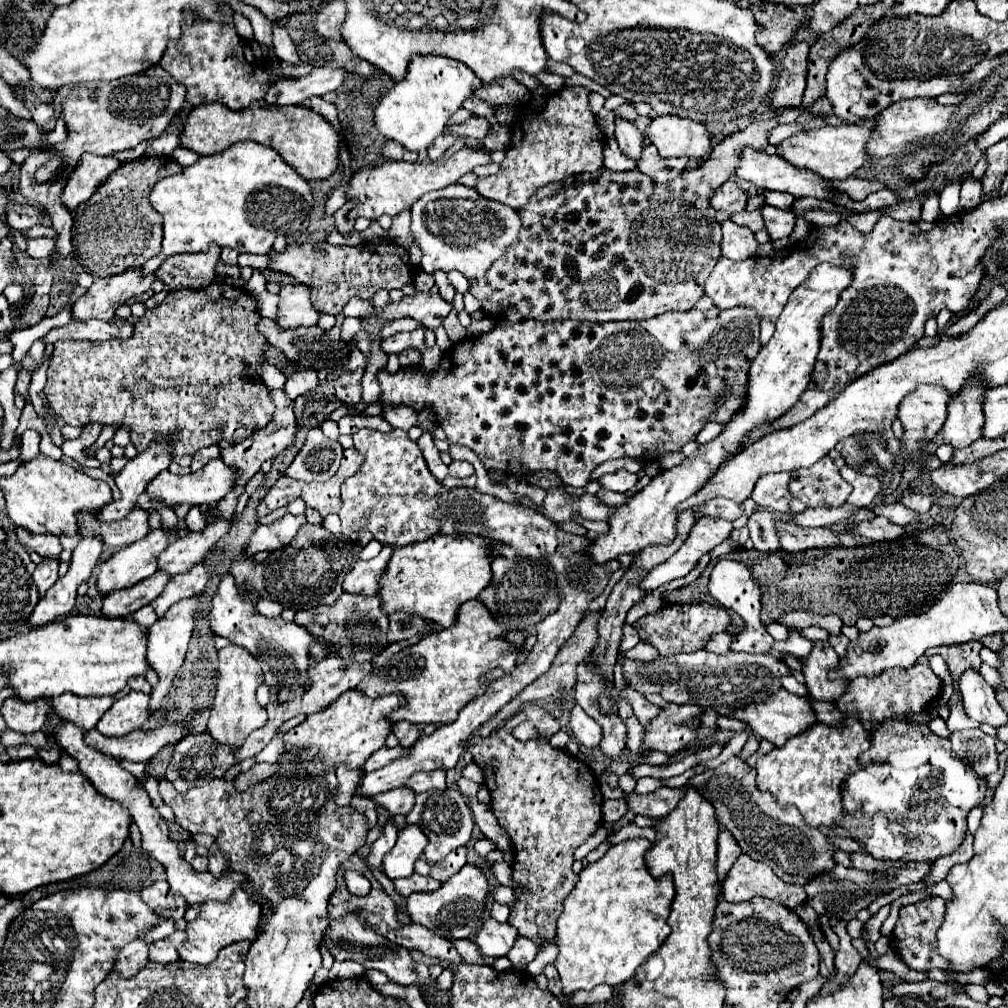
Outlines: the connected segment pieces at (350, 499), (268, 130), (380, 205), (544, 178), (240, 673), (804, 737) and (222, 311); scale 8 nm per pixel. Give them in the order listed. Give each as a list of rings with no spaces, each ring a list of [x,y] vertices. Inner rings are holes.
[[[359,430],[357,434],[353,434],[353,442],[355,442],[355,448],[363,454],[365,462],[361,464],[361,468],[357,470],[357,474],[353,474],[351,478],[345,480],[345,484],[341,486],[341,500],[343,500],[343,508],[339,512],[339,518],[341,518],[341,534],[349,536],[351,532],[357,532],[357,530],[369,530],[373,534],[375,540],[379,540],[383,546],[407,546],[407,544],[415,544],[415,542],[423,542],[427,540],[429,536],[437,536],[437,534],[443,534],[443,536],[451,536],[451,534],[457,534],[457,536],[479,536],[479,538],[485,538],[493,544],[493,548],[503,554],[505,558],[543,558],[551,564],[553,572],[557,574],[557,588],[559,588],[559,598],[561,598],[561,604],[559,604],[559,610],[549,614],[541,624],[537,624],[537,642],[533,646],[533,650],[527,654],[527,660],[517,664],[513,672],[505,674],[501,670],[493,672],[493,684],[489,684],[487,692],[483,692],[481,696],[477,696],[477,700],[473,700],[473,704],[467,704],[461,712],[459,712],[459,718],[453,722],[453,724],[445,724],[445,726],[439,726],[433,734],[423,734],[417,738],[417,742],[409,748],[409,752],[405,756],[399,756],[395,758],[393,762],[389,762],[385,768],[381,770],[375,770],[375,772],[369,772],[361,778],[361,782],[355,786],[353,794],[355,796],[375,796],[379,792],[387,792],[387,790],[393,790],[393,788],[401,788],[405,786],[407,778],[413,776],[415,772],[429,772],[429,770],[449,770],[449,768],[455,768],[459,756],[465,752],[467,748],[467,742],[469,742],[469,736],[487,720],[491,720],[505,704],[509,704],[523,688],[527,688],[531,682],[535,682],[541,674],[545,674],[555,658],[555,654],[559,652],[559,648],[573,636],[577,624],[581,622],[581,616],[583,612],[587,610],[589,602],[599,596],[603,592],[603,588],[607,586],[609,582],[609,576],[619,570],[619,562],[613,560],[613,562],[607,562],[607,564],[595,564],[587,554],[585,554],[585,548],[589,546],[589,538],[585,536],[575,536],[575,534],[567,534],[563,532],[561,528],[557,528],[557,524],[553,524],[551,520],[547,520],[545,516],[533,512],[533,508],[529,506],[521,506],[521,504],[513,504],[513,502],[503,502],[499,498],[493,498],[489,494],[481,494],[477,488],[453,488],[453,490],[447,490],[441,486],[441,482],[437,482],[433,478],[433,474],[429,472],[425,460],[423,460],[423,454],[419,450],[419,446],[415,442],[409,440],[407,432],[405,430],[391,430],[387,434],[383,432],[375,432],[375,430]]]
[[[265,100],[253,102],[245,110],[229,110],[225,104],[199,104],[183,122],[179,136],[181,148],[197,152],[201,156],[217,154],[239,140],[255,140],[271,146],[279,156],[305,180],[329,178],[339,164],[339,142],[345,144],[343,136],[317,112],[305,106],[271,106]]]
[[[463,146],[457,150],[449,160],[437,160],[437,162],[383,162],[381,166],[359,170],[351,176],[349,188],[347,188],[347,198],[355,200],[355,208],[347,214],[349,220],[357,220],[359,216],[365,216],[369,220],[377,220],[379,216],[395,216],[403,208],[409,208],[413,202],[417,202],[423,194],[431,190],[445,188],[449,184],[455,184],[465,172],[473,170],[479,164],[489,162],[489,152],[487,150],[473,150],[471,146]]]
[[[561,88],[549,94],[539,110],[523,106],[511,128],[511,144],[507,156],[501,162],[501,170],[493,176],[479,176],[475,190],[495,202],[511,208],[521,208],[537,192],[537,188],[563,180],[573,174],[595,172],[603,166],[603,132],[597,128],[597,120],[587,104],[589,90]]]
[[[227,646],[219,650],[219,678],[217,678],[217,692],[215,702],[211,708],[211,716],[207,722],[209,734],[221,742],[229,744],[229,748],[241,748],[245,738],[267,724],[267,710],[257,702],[255,690],[263,682],[263,672],[257,660],[241,646]]]
[[[847,716],[841,726],[817,722],[813,728],[809,728],[809,732],[793,736],[793,740],[787,740],[785,746],[771,750],[757,760],[757,788],[761,792],[771,792],[781,806],[797,806],[809,826],[829,828],[841,818],[843,780],[859,768],[859,754],[863,754],[867,748],[869,732],[863,728],[857,716]]]
[[[213,282],[205,290],[171,290],[157,308],[147,310],[147,314],[139,318],[135,334],[129,340],[55,342],[45,386],[49,406],[71,426],[87,426],[91,422],[131,426],[131,440],[137,452],[147,448],[149,440],[155,440],[155,434],[171,432],[175,436],[173,460],[179,466],[191,466],[197,450],[219,444],[221,440],[241,442],[263,428],[273,416],[269,388],[255,378],[243,378],[239,374],[245,364],[257,366],[265,362],[263,350],[267,340],[257,332],[257,318],[253,296],[225,282]],[[203,396],[211,398],[215,406],[207,408]]]

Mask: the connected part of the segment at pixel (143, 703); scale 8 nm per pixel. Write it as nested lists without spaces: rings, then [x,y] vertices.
[[[129,692],[127,696],[113,702],[105,716],[97,722],[97,730],[105,736],[125,736],[133,728],[141,728],[149,712],[149,696],[143,692]]]

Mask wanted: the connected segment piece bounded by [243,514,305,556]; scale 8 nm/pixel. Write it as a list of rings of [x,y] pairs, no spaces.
[[[285,514],[283,518],[275,520],[269,526],[259,526],[255,530],[255,534],[251,536],[251,540],[243,546],[243,556],[251,556],[251,554],[257,554],[261,550],[273,552],[273,550],[283,548],[297,534],[297,530],[303,524],[305,524],[304,514],[298,516]]]

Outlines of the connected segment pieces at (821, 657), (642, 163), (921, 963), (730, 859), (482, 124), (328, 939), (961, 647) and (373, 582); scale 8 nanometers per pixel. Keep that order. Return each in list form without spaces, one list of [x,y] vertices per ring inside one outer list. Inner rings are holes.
[[[815,642],[813,652],[801,658],[801,670],[805,674],[805,686],[809,694],[817,700],[835,702],[845,690],[847,680],[829,680],[827,672],[839,662],[839,656],[829,646],[829,642]]]
[[[649,144],[647,148],[643,148],[641,152],[641,160],[637,162],[637,168],[651,176],[653,182],[667,182],[667,180],[673,180],[677,178],[685,166],[687,166],[689,158],[663,158],[659,156],[657,148],[653,144]]]
[[[929,896],[927,900],[901,908],[893,936],[897,940],[901,958],[909,968],[921,970],[921,972],[927,972],[933,968],[949,968],[949,962],[945,958],[941,958],[937,952],[937,938],[935,938],[943,916],[945,916],[945,900],[939,896]]]
[[[723,830],[719,834],[719,852],[717,852],[717,874],[719,874],[719,882],[723,882],[725,874],[729,872],[729,868],[733,866],[733,862],[737,860],[737,856],[741,854],[739,844],[733,840],[733,836]]]
[[[467,118],[465,122],[461,122],[461,124],[454,124],[447,126],[444,131],[445,135],[450,135],[453,133],[457,133],[459,129],[459,136],[469,136],[469,138],[485,138],[485,134],[487,134],[487,120],[485,118]]]
[[[351,912],[349,916],[343,916],[341,920],[329,920],[329,928],[325,928],[325,936],[321,938],[321,944],[327,946],[327,950],[333,954],[335,960],[339,960],[339,962],[353,960],[369,970],[385,972],[393,982],[397,982],[401,986],[415,984],[425,990],[433,990],[433,986],[435,986],[435,980],[429,978],[429,968],[425,964],[413,962],[407,948],[397,946],[397,944],[389,942],[385,936],[375,934],[375,930],[369,926],[369,922],[361,920],[357,912]]]
[[[969,642],[969,644],[955,644],[955,646],[931,648],[931,650],[927,652],[927,656],[939,654],[939,656],[947,662],[953,678],[959,680],[961,674],[963,674],[967,668],[979,670],[979,664],[981,664],[979,650],[981,650],[981,642]]]
[[[383,548],[375,558],[371,560],[357,560],[353,570],[345,576],[343,580],[343,592],[347,594],[363,594],[363,596],[373,596],[377,592],[381,568],[385,568],[393,548]]]

